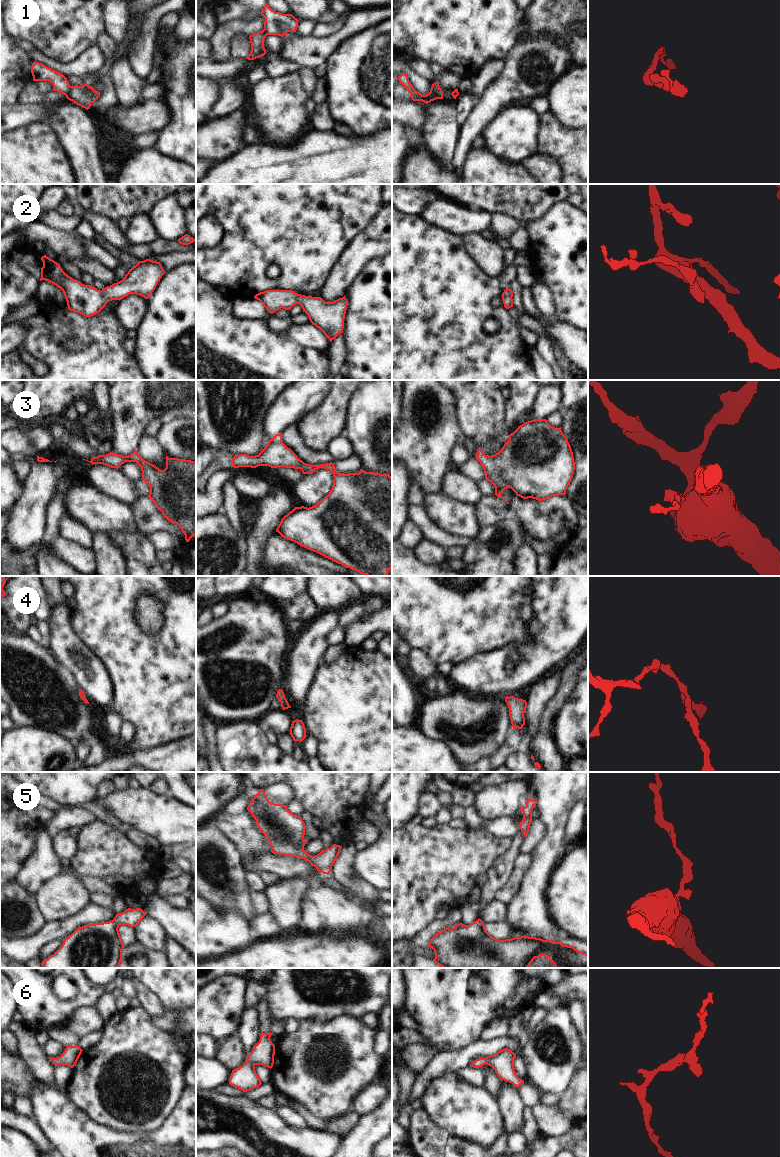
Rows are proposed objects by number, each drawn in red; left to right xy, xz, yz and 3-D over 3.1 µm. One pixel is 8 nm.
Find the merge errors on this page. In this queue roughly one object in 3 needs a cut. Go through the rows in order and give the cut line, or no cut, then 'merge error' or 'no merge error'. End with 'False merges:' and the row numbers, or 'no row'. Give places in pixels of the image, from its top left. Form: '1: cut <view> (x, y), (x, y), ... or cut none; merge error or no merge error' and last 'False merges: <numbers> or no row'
1: cut yz (431, 86), (438, 98); merge error
2: cut none; no merge error
3: cut none; no merge error
4: cut none; no merge error
5: cut none; no merge error
6: cut none; no merge error
False merges: 1

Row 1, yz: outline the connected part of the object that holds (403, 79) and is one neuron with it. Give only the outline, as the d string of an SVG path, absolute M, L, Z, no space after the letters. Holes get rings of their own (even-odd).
M402 73L400 76L398 76L398 80L399 80L399 83L402 84L410 93L413 101L422 101L428 104L431 101L438 99L437 94L434 91L432 86L431 86L430 92L426 95L422 95L421 93L417 92L412 86L412 84L410 83L406 73Z

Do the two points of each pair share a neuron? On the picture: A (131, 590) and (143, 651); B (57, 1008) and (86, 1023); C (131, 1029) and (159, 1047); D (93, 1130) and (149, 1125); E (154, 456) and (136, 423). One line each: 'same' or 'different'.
A: same
B: different
C: same
D: different
E: different

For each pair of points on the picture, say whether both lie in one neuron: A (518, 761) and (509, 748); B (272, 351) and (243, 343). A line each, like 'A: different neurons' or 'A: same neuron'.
A: different neurons
B: same neuron

